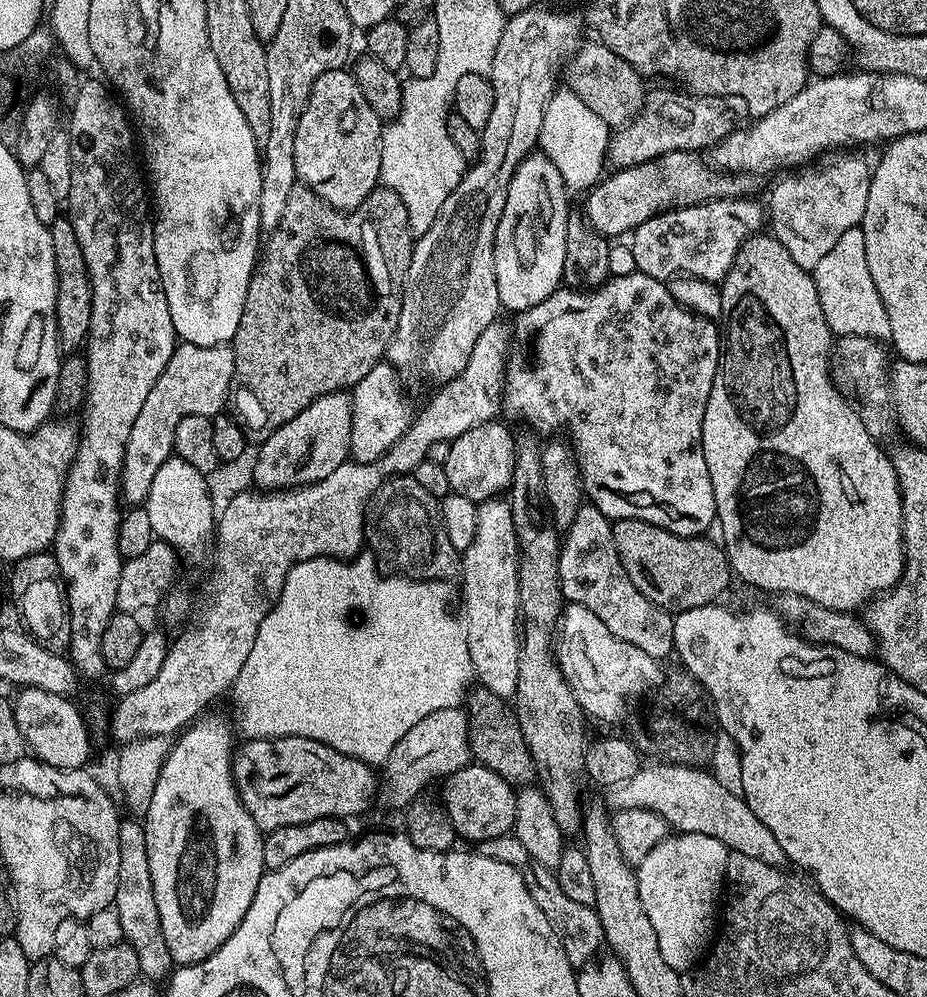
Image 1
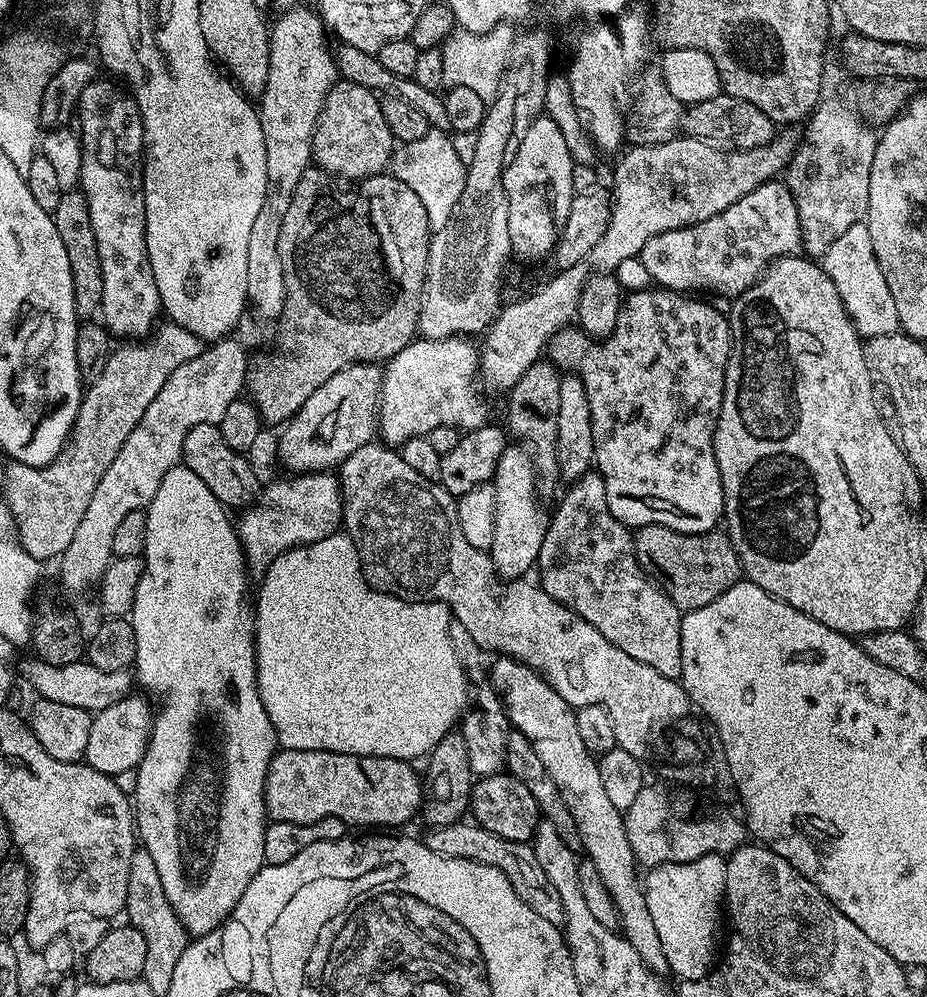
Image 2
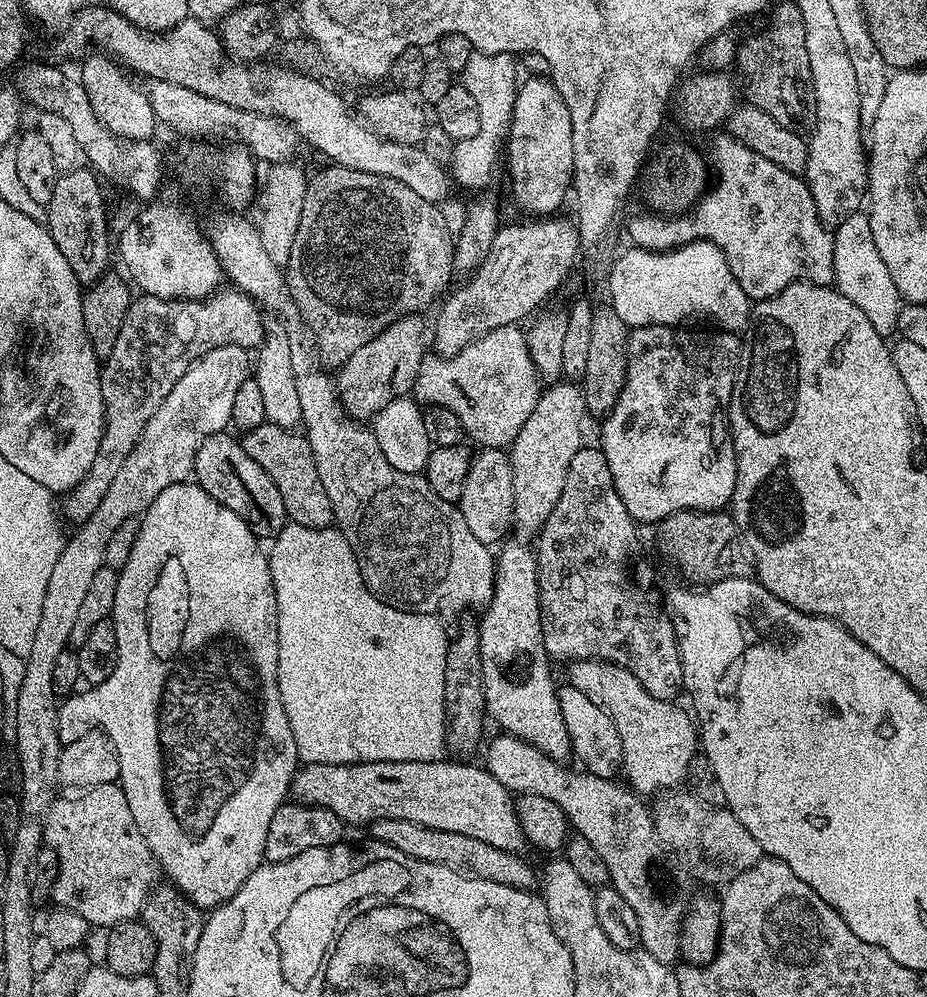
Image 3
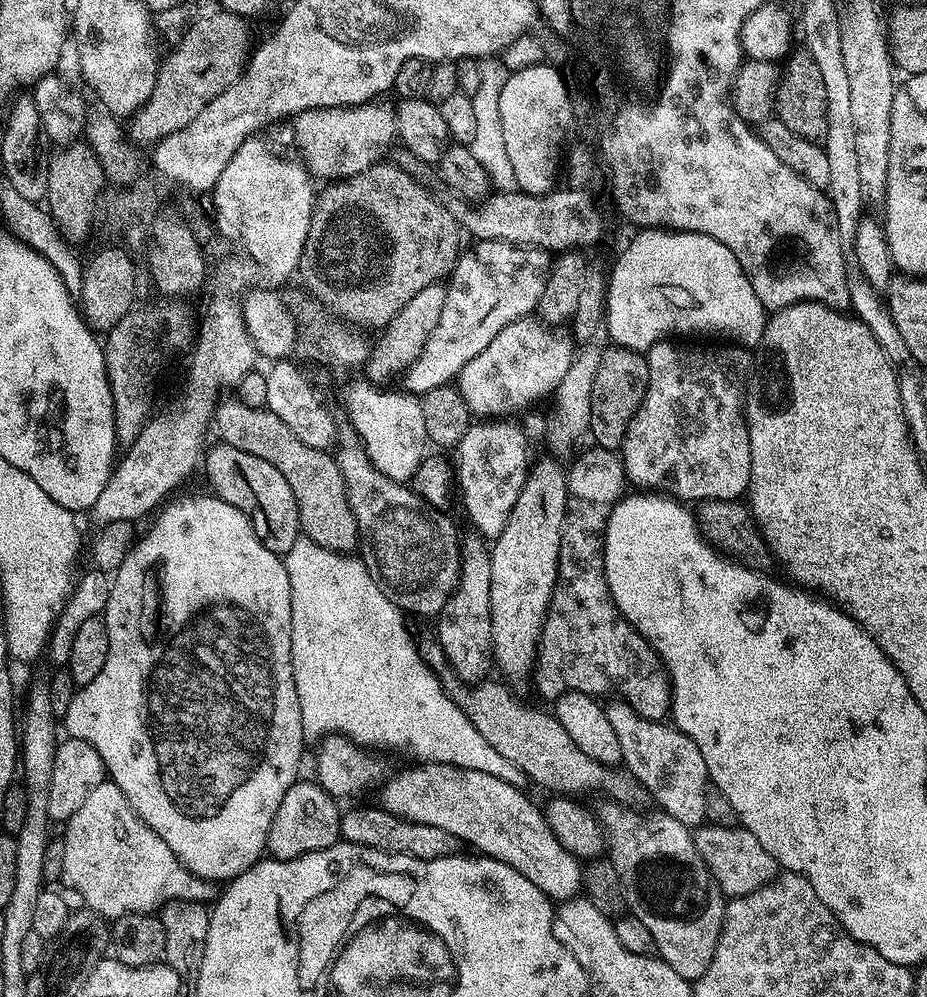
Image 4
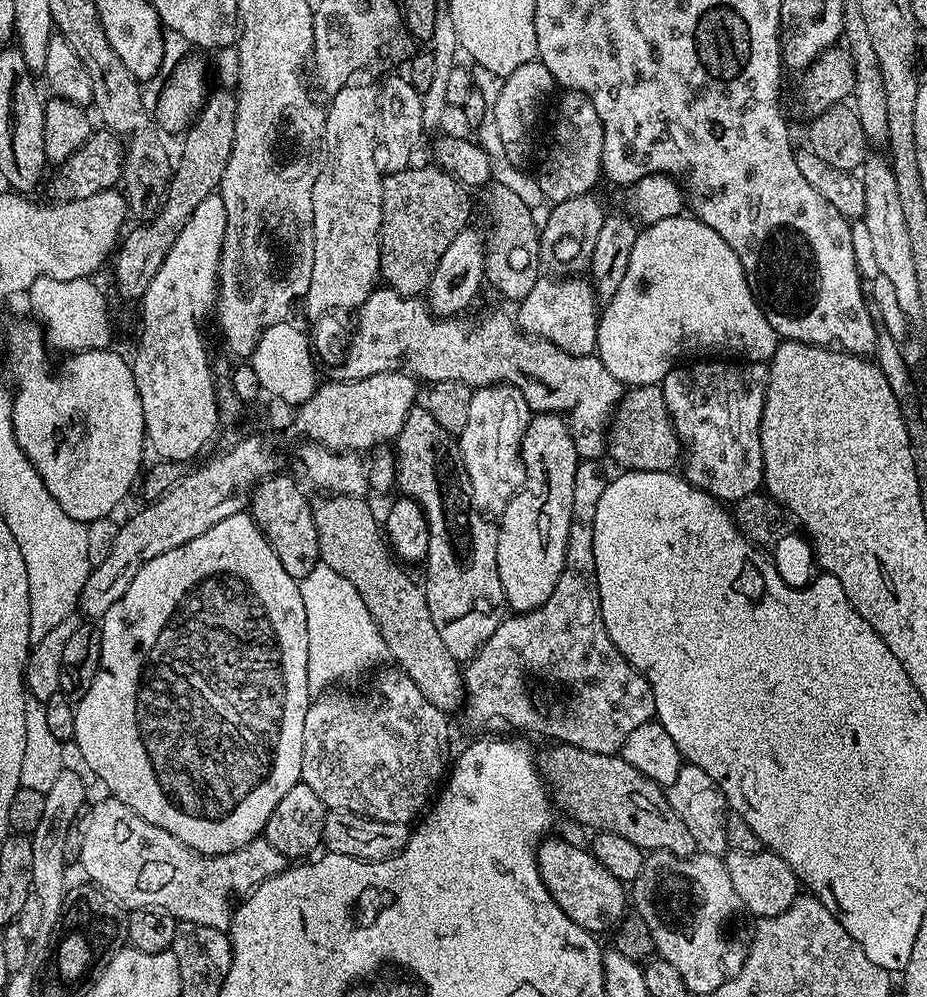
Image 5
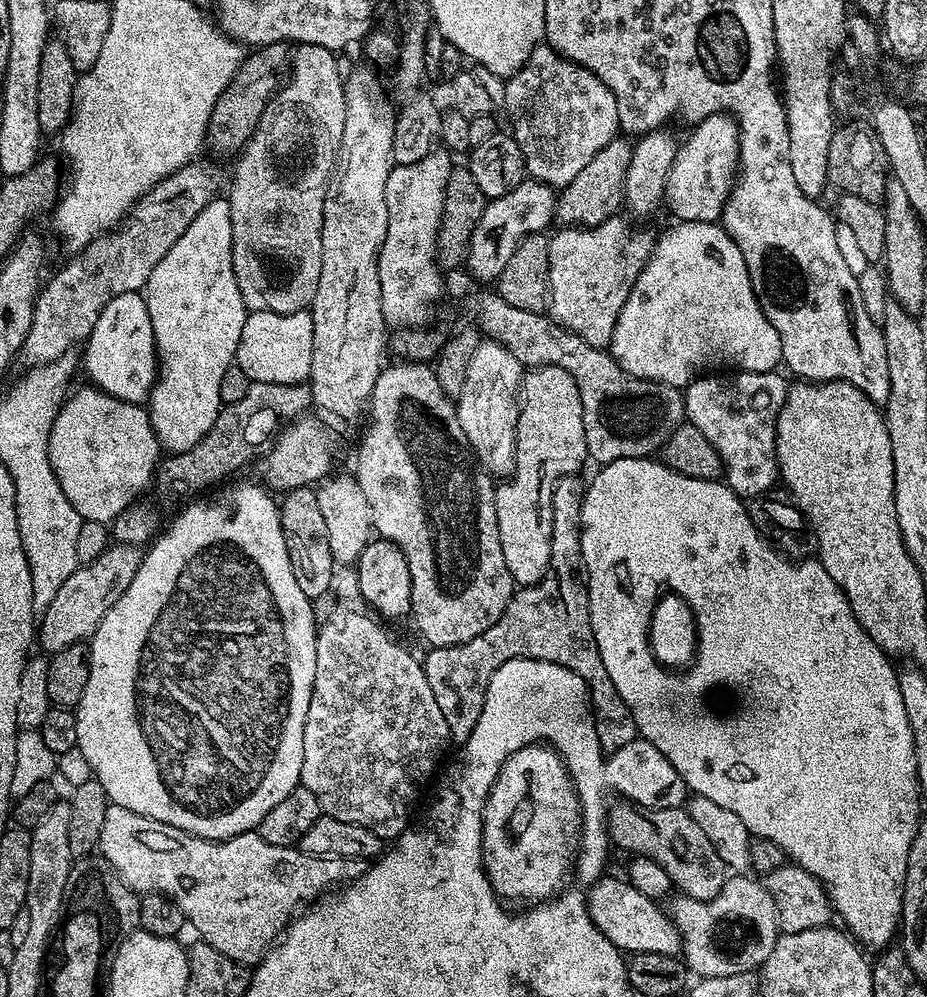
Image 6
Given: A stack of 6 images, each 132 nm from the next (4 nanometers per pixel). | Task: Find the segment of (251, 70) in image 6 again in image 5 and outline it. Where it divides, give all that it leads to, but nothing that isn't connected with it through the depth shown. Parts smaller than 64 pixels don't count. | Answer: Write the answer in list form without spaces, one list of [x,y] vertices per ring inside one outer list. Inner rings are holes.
[[[213,91],[204,101],[204,108],[183,133],[184,145],[180,148],[180,160],[178,156],[159,212],[147,222],[137,223],[133,232],[125,231],[115,249],[111,261],[112,280],[122,299],[139,301],[146,294],[146,286],[150,286],[154,274],[158,274],[170,246],[174,246],[178,234],[182,234],[182,226],[186,226],[198,202],[202,202],[202,198],[210,198],[219,189],[222,174],[226,174],[226,162],[230,162],[235,125],[235,91]]]

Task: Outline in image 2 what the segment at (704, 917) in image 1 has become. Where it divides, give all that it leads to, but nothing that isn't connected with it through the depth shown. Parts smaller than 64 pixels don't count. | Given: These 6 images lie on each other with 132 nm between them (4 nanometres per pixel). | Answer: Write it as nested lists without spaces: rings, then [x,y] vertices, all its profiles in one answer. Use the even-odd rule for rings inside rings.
[[[711,852],[702,858],[694,858],[694,862],[678,862],[677,864],[660,864],[647,873],[642,884],[642,894],[646,898],[646,906],[650,910],[650,922],[654,922],[658,930],[658,938],[662,942],[662,950],[666,954],[668,972],[677,976],[677,981],[697,980],[708,975],[714,967],[716,956],[716,931],[722,928],[722,909],[726,901],[726,866],[727,859],[723,855]]]

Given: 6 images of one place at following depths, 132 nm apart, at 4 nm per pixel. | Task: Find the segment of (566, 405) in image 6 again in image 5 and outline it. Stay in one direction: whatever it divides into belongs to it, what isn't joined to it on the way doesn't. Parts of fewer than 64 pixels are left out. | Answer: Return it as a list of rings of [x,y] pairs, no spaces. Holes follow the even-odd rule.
[[[542,412],[533,415],[529,419],[524,437],[522,438],[522,446],[520,453],[524,459],[524,469],[526,470],[526,478],[524,479],[524,487],[514,499],[506,506],[506,510],[501,512],[498,517],[498,578],[502,578],[502,590],[504,597],[508,603],[508,608],[513,613],[533,612],[534,609],[540,608],[546,602],[546,598],[550,598],[550,594],[554,594],[554,586],[558,586],[558,578],[564,569],[564,559],[566,558],[566,546],[568,545],[568,535],[570,534],[570,526],[572,525],[572,507],[574,506],[574,474],[576,473],[576,465],[578,457],[576,455],[576,447],[572,441],[572,429],[568,426],[568,421],[563,415],[554,412]]]

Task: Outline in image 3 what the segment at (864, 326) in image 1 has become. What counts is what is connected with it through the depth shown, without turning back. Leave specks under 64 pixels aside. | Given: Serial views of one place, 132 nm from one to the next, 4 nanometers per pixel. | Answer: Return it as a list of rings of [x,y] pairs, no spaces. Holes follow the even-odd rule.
[[[863,211],[850,214],[840,224],[835,225],[832,232],[834,242],[834,287],[854,302],[870,326],[878,330],[878,334],[885,338],[891,337],[891,332],[898,329],[898,318],[902,301],[898,294],[898,286],[890,278],[890,270],[886,270],[886,262],[882,262],[882,254],[878,254],[878,246],[874,246],[874,233],[870,230],[870,222]]]

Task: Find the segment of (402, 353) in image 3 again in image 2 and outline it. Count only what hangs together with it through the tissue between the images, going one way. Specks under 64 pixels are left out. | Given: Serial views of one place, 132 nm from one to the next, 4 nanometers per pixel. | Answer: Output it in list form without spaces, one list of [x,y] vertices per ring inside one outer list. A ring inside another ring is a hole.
[[[352,364],[349,368],[338,370],[334,378],[322,382],[310,398],[296,411],[295,416],[283,425],[280,436],[280,460],[292,474],[326,472],[339,469],[341,462],[350,458],[354,450],[373,443],[378,432],[378,409],[380,406],[380,364]]]

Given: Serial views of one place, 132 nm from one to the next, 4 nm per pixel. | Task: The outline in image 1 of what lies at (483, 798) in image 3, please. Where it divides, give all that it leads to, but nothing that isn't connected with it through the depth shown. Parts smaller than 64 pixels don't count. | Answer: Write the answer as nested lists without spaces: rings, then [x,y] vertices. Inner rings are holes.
[[[273,736],[266,740],[249,740],[243,741],[244,745],[235,749],[232,757],[232,781],[236,784],[236,793],[239,794],[240,800],[246,806],[246,810],[250,814],[250,818],[254,818],[254,822],[260,827],[261,833],[267,834],[278,830],[282,826],[294,826],[302,822],[314,822],[314,818],[326,818],[327,816],[339,816],[341,818],[349,818],[348,816],[356,816],[359,812],[364,812],[372,804],[372,799],[377,799],[378,784],[376,788],[376,776],[373,765],[350,758],[346,754],[342,754],[338,750],[334,750],[330,746],[326,746],[322,742],[314,742],[310,738],[302,738],[301,736]]]

